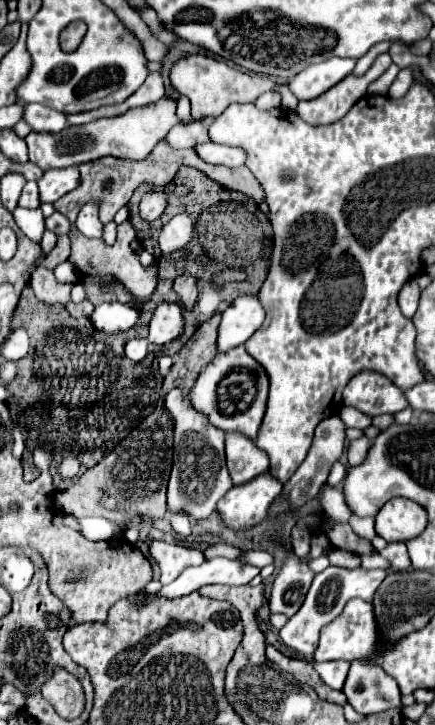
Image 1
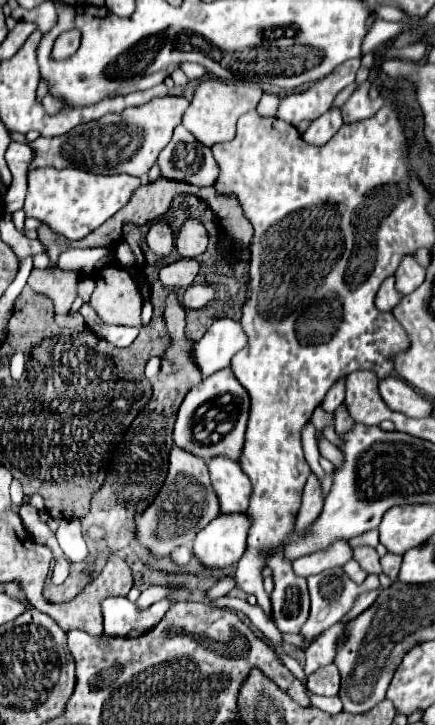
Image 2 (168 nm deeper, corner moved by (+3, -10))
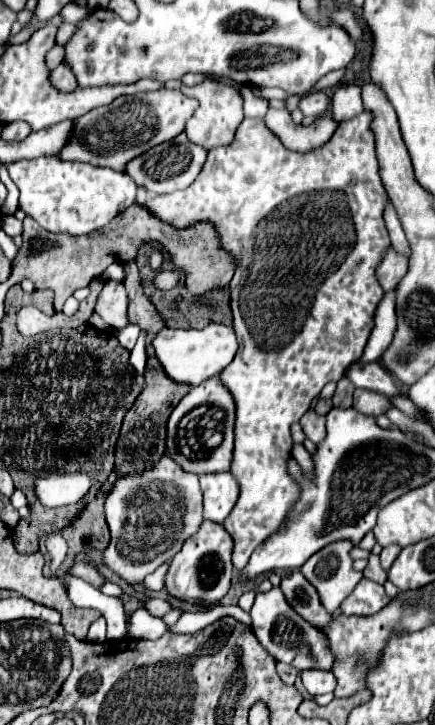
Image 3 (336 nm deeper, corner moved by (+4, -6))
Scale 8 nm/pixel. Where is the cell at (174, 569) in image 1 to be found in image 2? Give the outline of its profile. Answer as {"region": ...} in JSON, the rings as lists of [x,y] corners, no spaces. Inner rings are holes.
{"region":[[[160,585],[160,587],[148,587],[148,589],[142,591],[142,595],[138,597],[136,605],[140,605],[140,607],[152,605],[152,603],[156,603],[156,601],[160,601],[160,599],[176,593],[176,591],[180,591],[180,587],[162,587],[162,585]]]}

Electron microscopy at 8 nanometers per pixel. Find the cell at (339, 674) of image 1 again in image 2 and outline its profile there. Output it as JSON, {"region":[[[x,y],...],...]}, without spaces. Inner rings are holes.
{"region":[[[332,663],[332,665],[326,665],[326,667],[320,667],[318,671],[314,671],[310,677],[308,677],[308,689],[316,695],[338,695],[338,689],[340,689],[340,671],[338,667]]]}

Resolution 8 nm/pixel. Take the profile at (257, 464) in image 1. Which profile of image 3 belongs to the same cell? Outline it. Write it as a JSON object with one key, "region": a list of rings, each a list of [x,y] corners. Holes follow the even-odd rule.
{"region":[[[201,475],[199,485],[203,491],[203,519],[223,523],[237,501],[237,481],[233,475]]]}

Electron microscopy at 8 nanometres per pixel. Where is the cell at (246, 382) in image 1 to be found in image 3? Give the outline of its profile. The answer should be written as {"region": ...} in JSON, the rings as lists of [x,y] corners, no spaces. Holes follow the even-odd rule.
{"region":[[[209,379],[199,387],[193,387],[173,409],[167,421],[167,455],[187,473],[205,475],[229,471],[233,457],[233,423],[235,423],[235,403],[229,391],[221,387],[219,379]]]}

